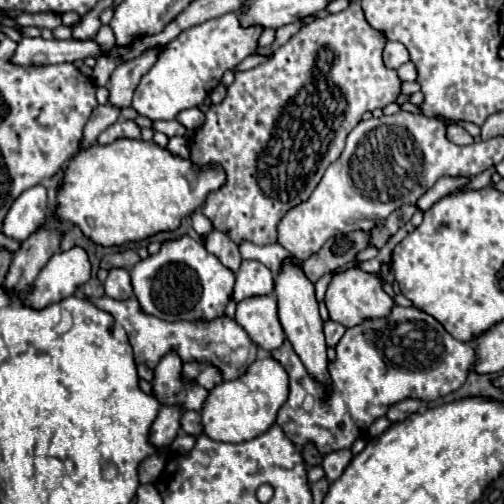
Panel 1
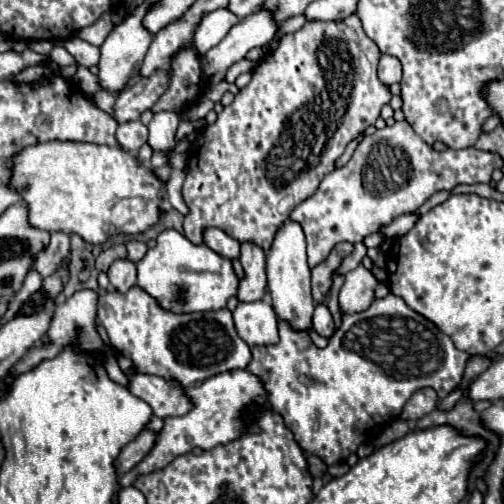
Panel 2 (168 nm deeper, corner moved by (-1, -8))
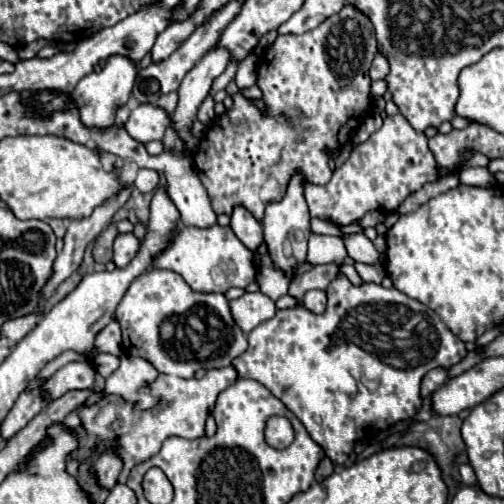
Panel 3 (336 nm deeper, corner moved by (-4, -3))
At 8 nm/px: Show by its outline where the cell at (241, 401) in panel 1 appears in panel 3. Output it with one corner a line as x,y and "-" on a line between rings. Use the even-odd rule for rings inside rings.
234,367
210,369
210,371
206,371
206,375
202,379
196,379
196,377
194,379
180,379
180,377
160,373
156,377
156,381
152,381
148,385
152,395
158,397
158,403
152,409
136,411
132,403
126,405
126,401
122,401
120,397
118,397
118,401
110,401
104,405
104,399
116,397
116,395
104,395
98,403
78,405
74,411
78,413
80,423
86,431
86,439
84,439
86,447
90,447
94,451
96,445
100,445
104,441
112,443
112,447
106,449
106,453
120,455
122,471
120,471
118,481
126,483
130,469
134,465
150,459
152,455
156,455
166,437
172,437
172,435
184,437
184,439
202,437
208,411
212,411
214,403
216,403
216,395
220,391
224,391
228,385
232,385
236,379
238,379
238,373

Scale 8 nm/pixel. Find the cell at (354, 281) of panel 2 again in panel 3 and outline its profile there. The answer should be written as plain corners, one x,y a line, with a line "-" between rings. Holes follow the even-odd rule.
356,263
354,265
358,275
362,277
362,281
372,281
372,283
380,283
384,277
384,269
376,267
376,265
364,265
364,263

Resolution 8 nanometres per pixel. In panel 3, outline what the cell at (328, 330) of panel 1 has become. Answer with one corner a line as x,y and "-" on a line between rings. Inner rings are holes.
318,289
308,291
308,293
302,297
302,305
304,305
306,309
310,309
312,313
324,313
326,293
324,293
324,291
318,291

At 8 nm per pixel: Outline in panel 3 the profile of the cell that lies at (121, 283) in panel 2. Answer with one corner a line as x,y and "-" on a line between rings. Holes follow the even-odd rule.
118,233
114,239
114,263
116,267
126,267
138,253
140,241
134,233

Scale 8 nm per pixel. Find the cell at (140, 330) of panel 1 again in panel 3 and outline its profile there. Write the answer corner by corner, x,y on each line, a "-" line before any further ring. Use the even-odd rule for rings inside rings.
150,269
140,275
122,297
114,315
122,325
122,343
126,351
134,357
148,359
158,369
158,373
190,379
200,369
208,371
216,367
228,367
234,357
242,355
248,349
246,335
240,331
240,327
236,327
226,297
222,293
192,291
174,271

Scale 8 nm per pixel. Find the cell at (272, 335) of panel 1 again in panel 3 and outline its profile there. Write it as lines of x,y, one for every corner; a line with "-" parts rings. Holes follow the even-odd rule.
244,293
242,297
230,301
230,311
236,325
244,333
250,333
254,327
274,317
276,305
264,293

